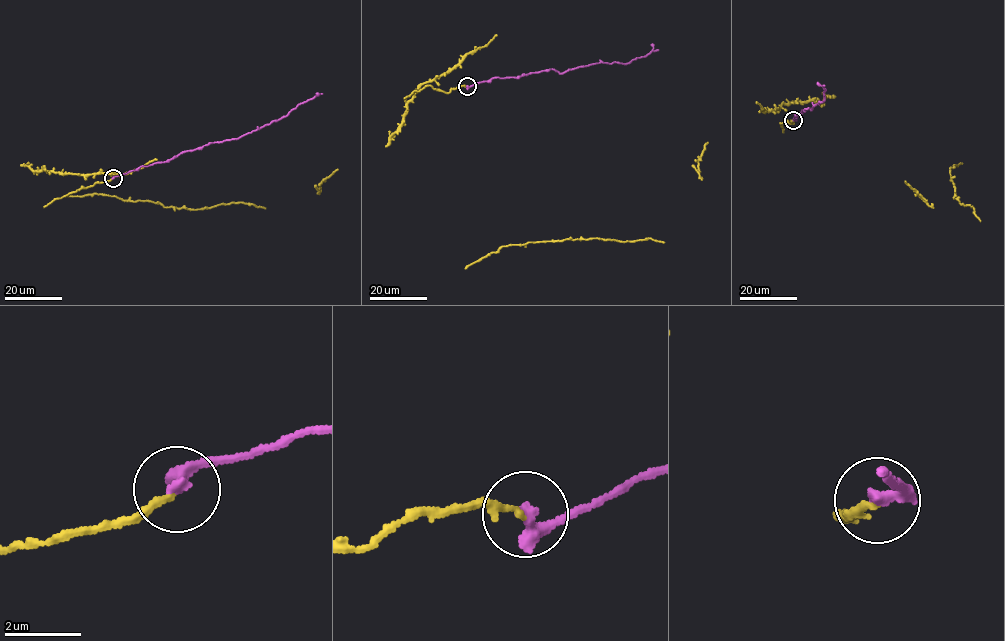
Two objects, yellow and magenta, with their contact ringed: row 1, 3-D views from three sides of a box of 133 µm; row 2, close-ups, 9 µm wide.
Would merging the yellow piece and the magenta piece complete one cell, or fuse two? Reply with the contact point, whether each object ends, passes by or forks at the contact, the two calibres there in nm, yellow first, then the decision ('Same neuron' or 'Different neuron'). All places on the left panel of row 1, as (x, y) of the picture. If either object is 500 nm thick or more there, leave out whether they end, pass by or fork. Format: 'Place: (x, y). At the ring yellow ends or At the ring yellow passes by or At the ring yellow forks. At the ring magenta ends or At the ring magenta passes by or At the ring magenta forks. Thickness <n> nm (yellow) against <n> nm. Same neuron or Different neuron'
Place: (113, 178). At the ring yellow ends. At the ring magenta ends. Thickness 190 nm (yellow) against 420 nm. Same neuron

